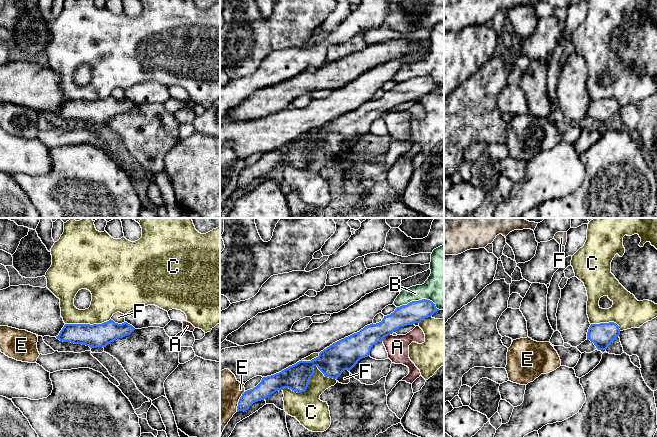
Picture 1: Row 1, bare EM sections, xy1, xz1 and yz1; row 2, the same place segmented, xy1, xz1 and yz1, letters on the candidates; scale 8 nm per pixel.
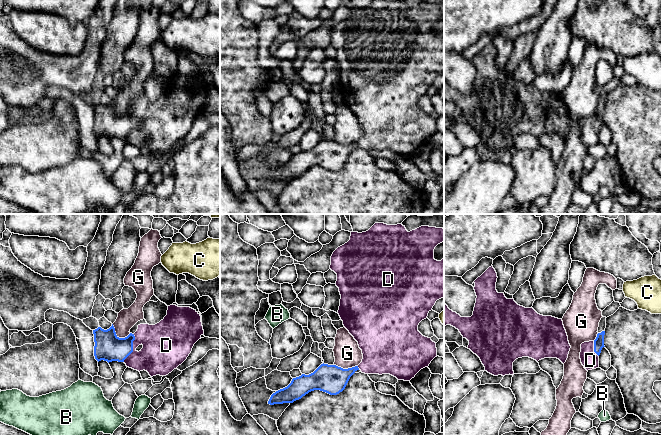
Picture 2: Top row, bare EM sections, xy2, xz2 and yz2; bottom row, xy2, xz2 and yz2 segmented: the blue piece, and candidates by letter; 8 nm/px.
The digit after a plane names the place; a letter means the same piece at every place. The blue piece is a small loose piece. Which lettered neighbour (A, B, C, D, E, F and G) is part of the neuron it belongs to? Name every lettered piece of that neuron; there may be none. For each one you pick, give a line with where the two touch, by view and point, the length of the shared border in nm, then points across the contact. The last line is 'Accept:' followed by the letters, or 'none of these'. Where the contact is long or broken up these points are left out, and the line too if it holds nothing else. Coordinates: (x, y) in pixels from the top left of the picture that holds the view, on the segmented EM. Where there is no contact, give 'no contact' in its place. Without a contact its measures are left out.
D: xy2 (132, 348) | 240 nm | across xy2 (108, 347), (132, 348), (137, 354), (163, 350)
Accept: D

